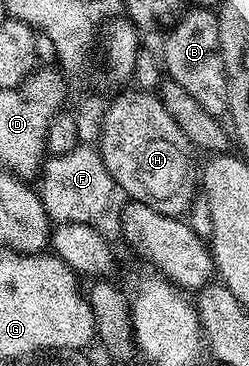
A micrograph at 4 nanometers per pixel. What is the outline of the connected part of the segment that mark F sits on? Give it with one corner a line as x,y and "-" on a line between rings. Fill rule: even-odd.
89,144
75,146
72,152
50,155
43,163
38,185
42,206
47,218
59,225
61,223
93,224
108,208
113,192
116,191
115,181
109,176
108,169
96,147

